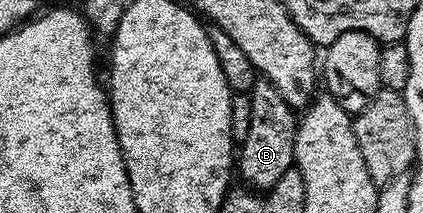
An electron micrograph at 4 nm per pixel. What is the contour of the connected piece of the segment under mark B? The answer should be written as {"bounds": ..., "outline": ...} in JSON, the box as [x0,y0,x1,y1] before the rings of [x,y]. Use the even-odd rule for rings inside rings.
{"bounds":[238,79,298,190],"outline":[[[257,79],[252,91],[247,94],[250,101],[250,130],[246,140],[238,146],[238,176],[252,190],[267,190],[294,167],[294,138],[298,116],[294,109],[274,90],[269,80]]]}

